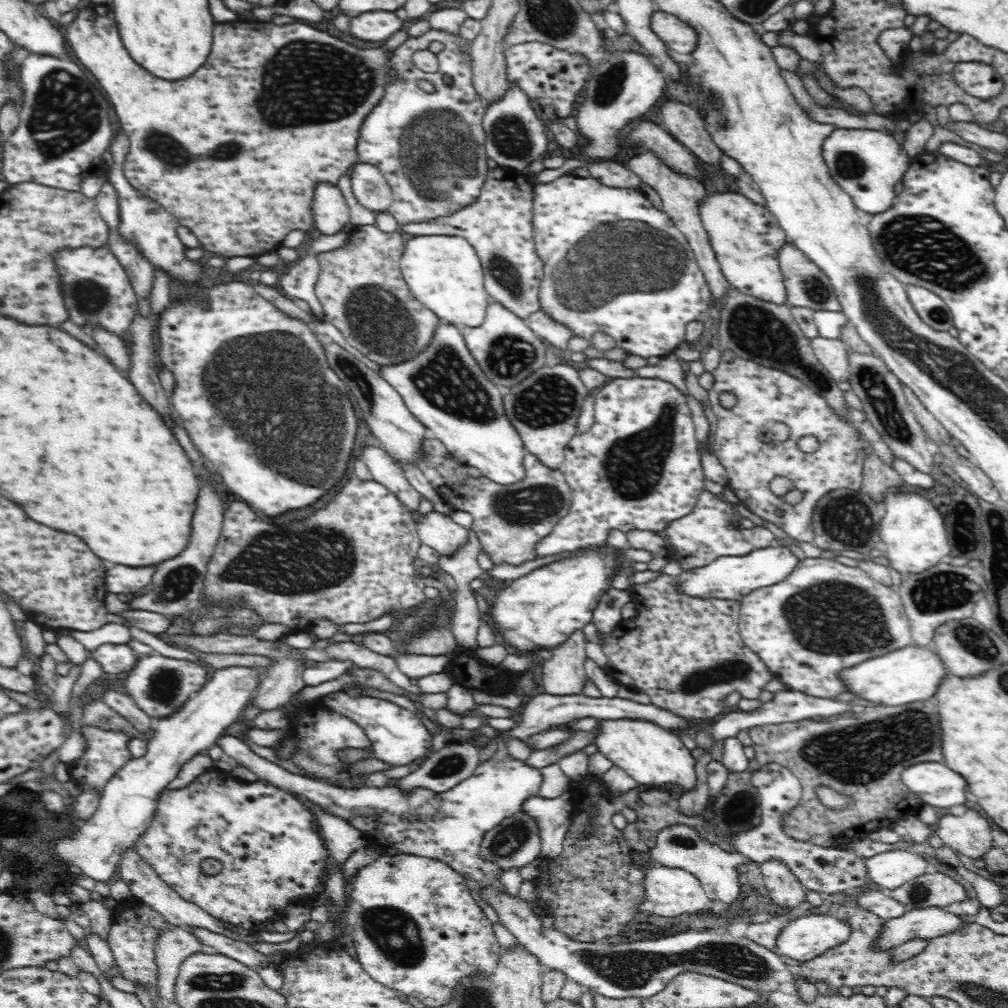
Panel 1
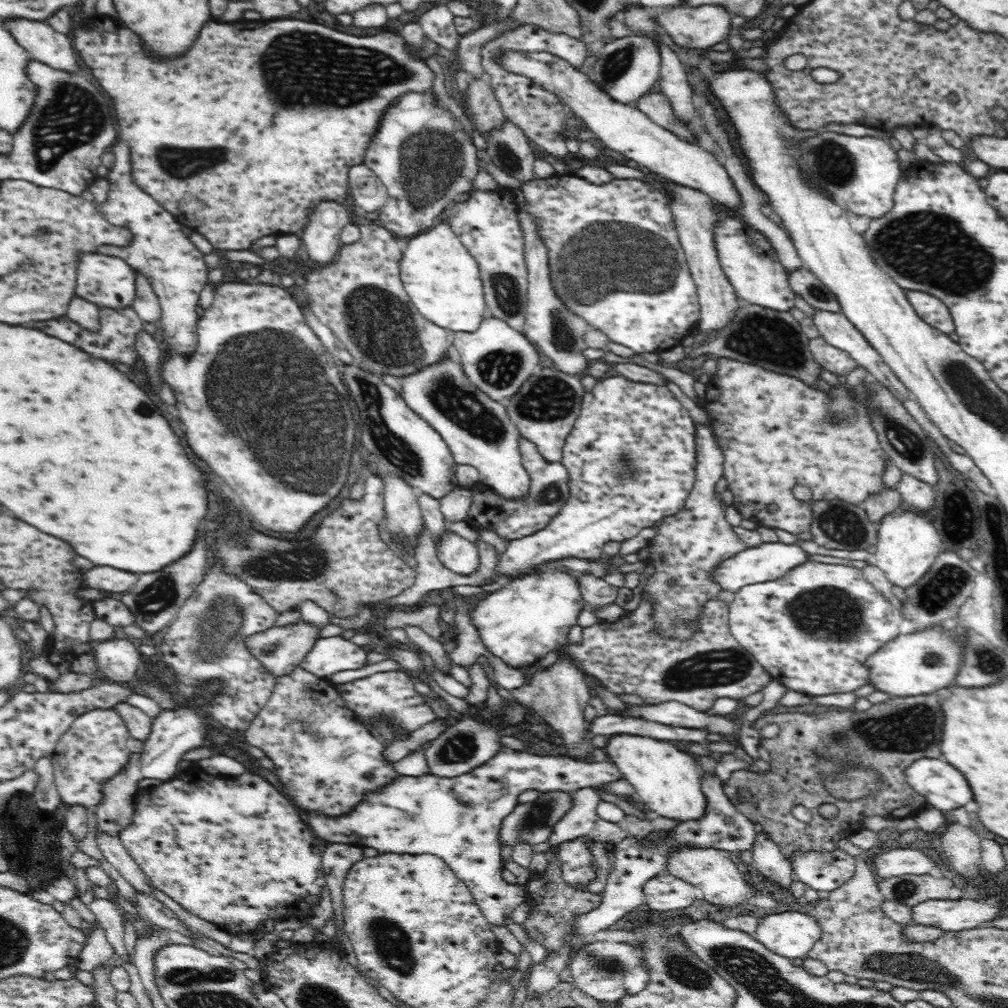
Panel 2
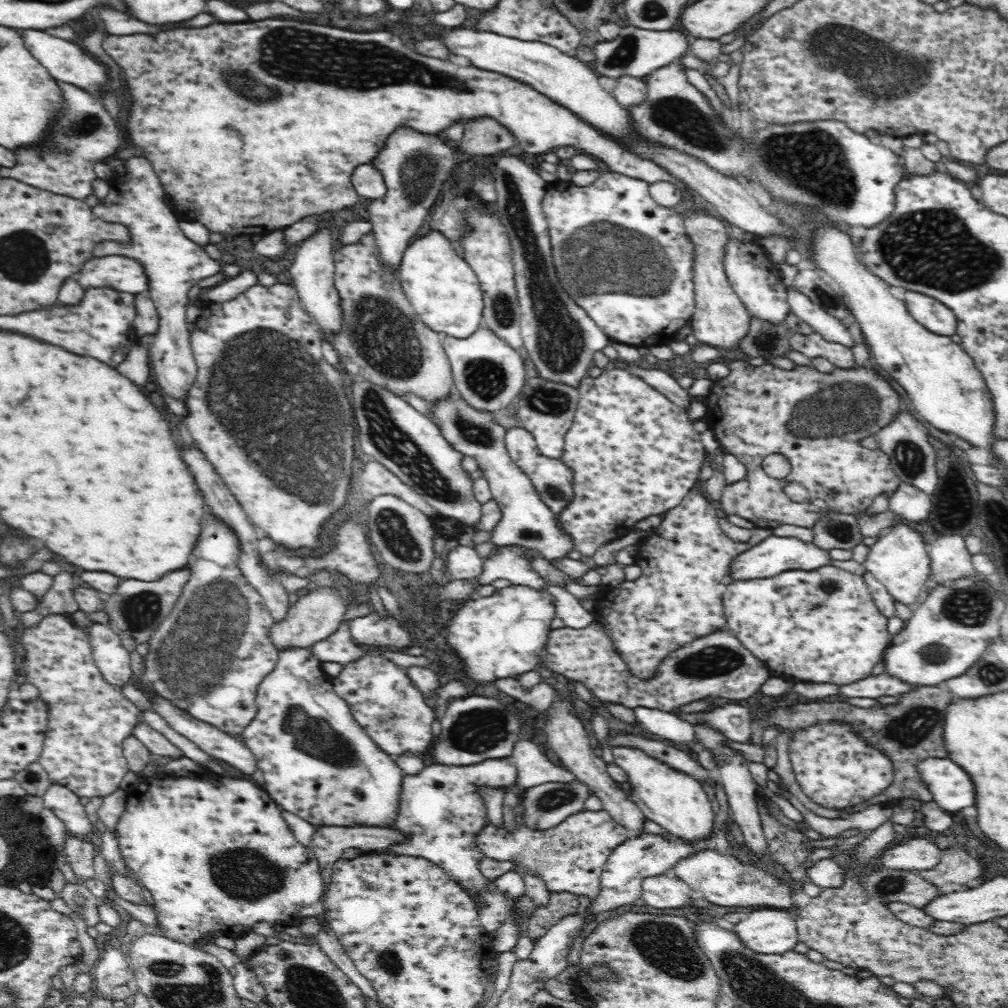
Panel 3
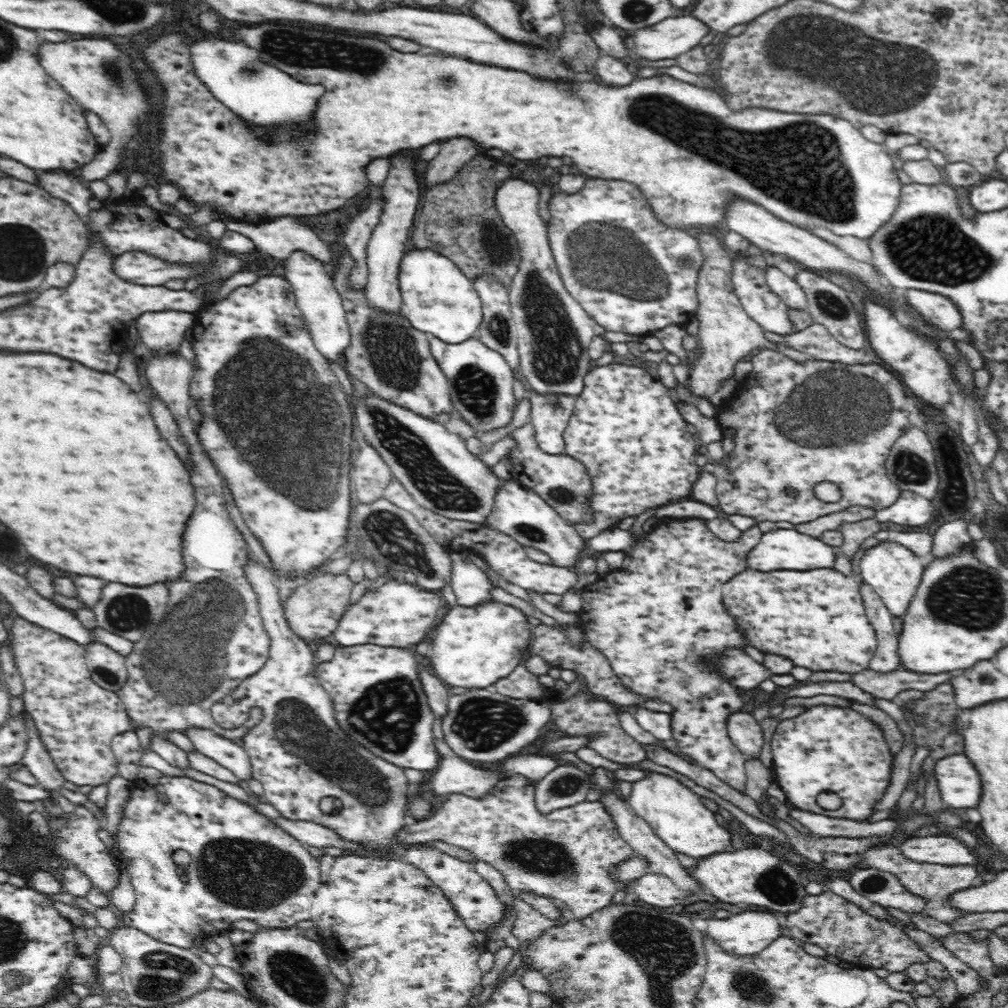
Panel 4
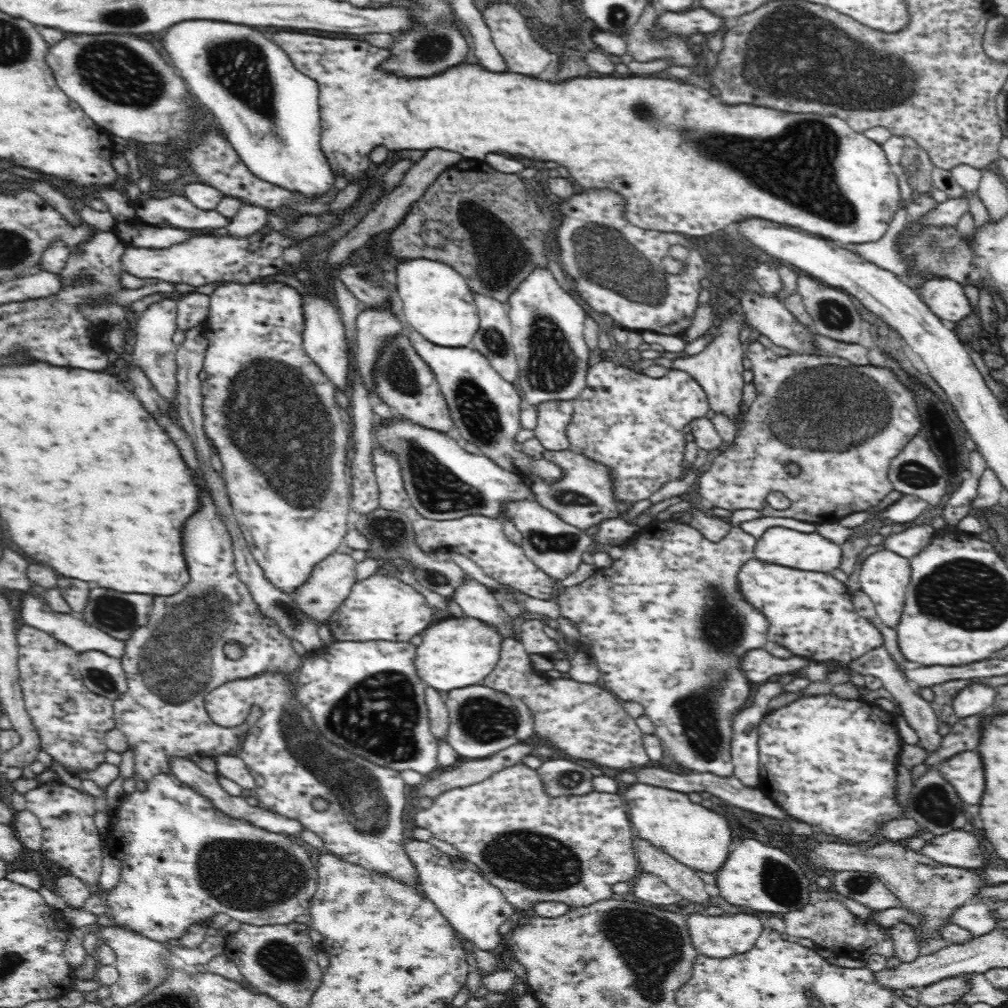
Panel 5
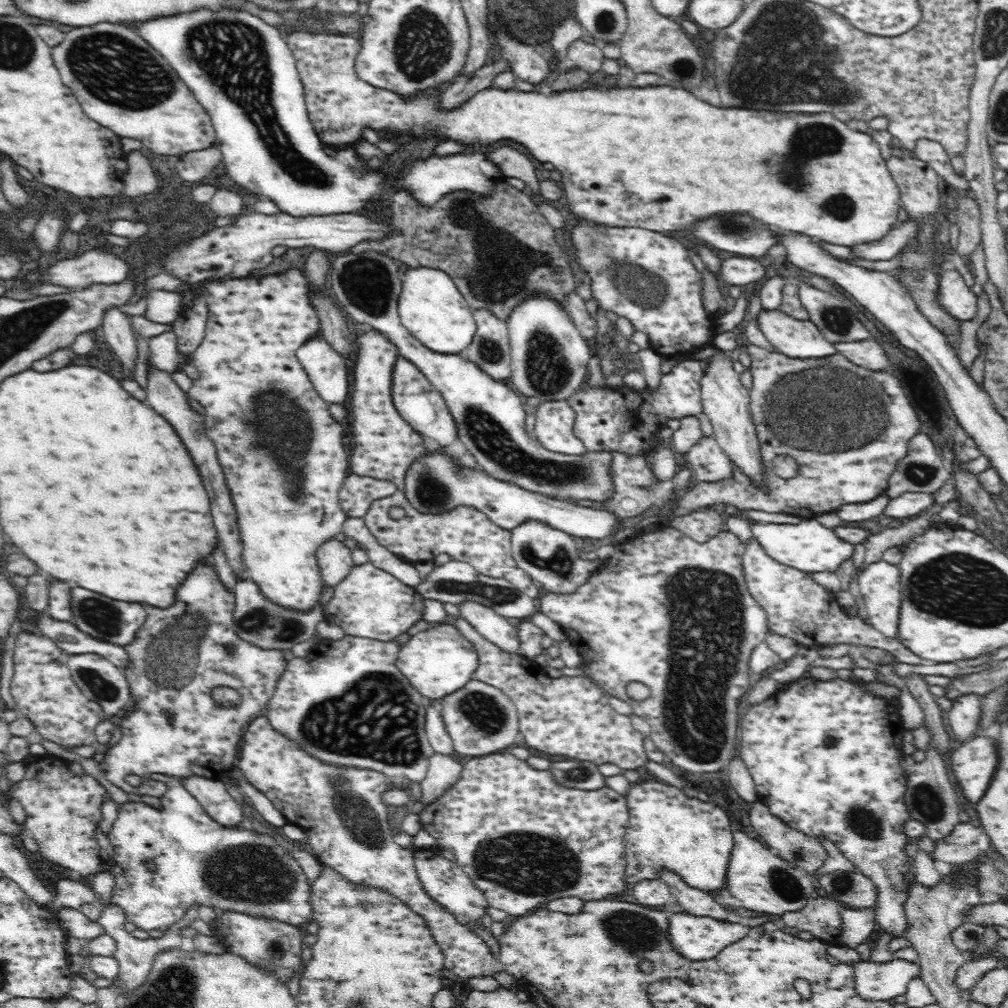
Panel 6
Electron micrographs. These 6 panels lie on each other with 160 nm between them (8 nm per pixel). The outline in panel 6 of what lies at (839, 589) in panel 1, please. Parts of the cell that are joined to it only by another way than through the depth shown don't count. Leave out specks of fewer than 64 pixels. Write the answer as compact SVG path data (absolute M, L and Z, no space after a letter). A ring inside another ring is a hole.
M751 538L743 554L743 576L754 600L765 610L769 632L791 637L800 647L818 649L824 645L848 644L864 650L880 649L893 655L896 661L922 664L924 660L908 650L900 639L884 636L858 615L850 616L837 601L834 592L812 579L812 574L776 562L764 548Z

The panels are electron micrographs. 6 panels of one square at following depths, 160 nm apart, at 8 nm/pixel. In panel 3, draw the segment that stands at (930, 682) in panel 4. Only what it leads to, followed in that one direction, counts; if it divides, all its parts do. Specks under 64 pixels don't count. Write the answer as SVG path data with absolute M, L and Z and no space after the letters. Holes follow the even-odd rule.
M884 672L877 677L866 677L838 688L838 696L849 698L878 698L906 694L915 689L914 685L904 683Z

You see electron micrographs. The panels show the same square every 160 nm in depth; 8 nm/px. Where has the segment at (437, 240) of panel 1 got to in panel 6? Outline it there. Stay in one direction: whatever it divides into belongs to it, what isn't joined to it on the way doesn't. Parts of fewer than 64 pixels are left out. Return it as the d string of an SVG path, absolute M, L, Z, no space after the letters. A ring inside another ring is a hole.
M410 267L404 272L397 313L402 325L430 351L460 355L477 332L473 312L447 272L428 267Z

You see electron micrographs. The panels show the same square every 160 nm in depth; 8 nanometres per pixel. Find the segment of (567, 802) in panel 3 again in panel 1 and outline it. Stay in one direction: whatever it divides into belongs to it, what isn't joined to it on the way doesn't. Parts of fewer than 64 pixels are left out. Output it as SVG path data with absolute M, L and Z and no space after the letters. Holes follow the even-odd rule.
M519 811L484 835L481 857L485 861L499 865L502 871L518 869L535 862L541 856L541 839L538 836L538 828L535 820Z

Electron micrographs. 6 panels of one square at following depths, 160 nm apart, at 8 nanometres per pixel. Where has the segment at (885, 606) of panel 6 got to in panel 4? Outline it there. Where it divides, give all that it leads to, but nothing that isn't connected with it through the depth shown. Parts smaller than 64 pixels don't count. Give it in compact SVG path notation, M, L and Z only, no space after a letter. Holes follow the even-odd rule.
M891 540L882 541L866 549L859 562L859 568L864 578L863 582L869 584L877 592L893 616L900 617L906 612L916 594L921 577L924 576L924 564L920 562L920 556L903 544Z

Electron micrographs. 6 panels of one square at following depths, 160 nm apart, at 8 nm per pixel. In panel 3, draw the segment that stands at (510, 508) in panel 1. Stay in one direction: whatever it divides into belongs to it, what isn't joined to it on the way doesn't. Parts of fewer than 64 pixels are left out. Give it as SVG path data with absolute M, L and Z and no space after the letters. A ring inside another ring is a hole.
M520 426L509 429L509 433L506 434L506 449L514 462L533 482L540 499L548 505L553 513L562 512L574 496L572 469L560 459L551 459L544 456L537 448L533 435Z

